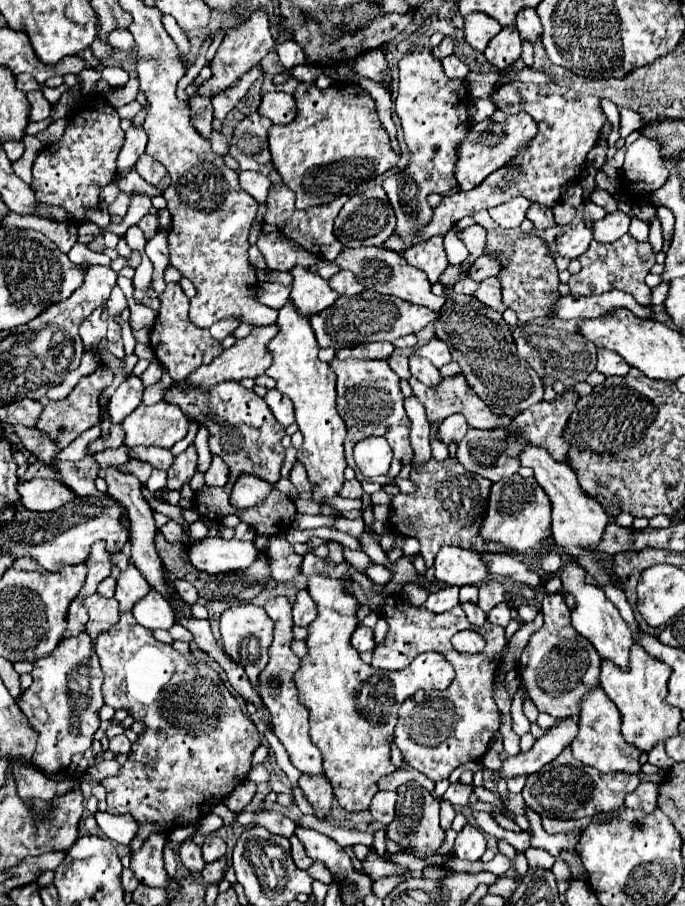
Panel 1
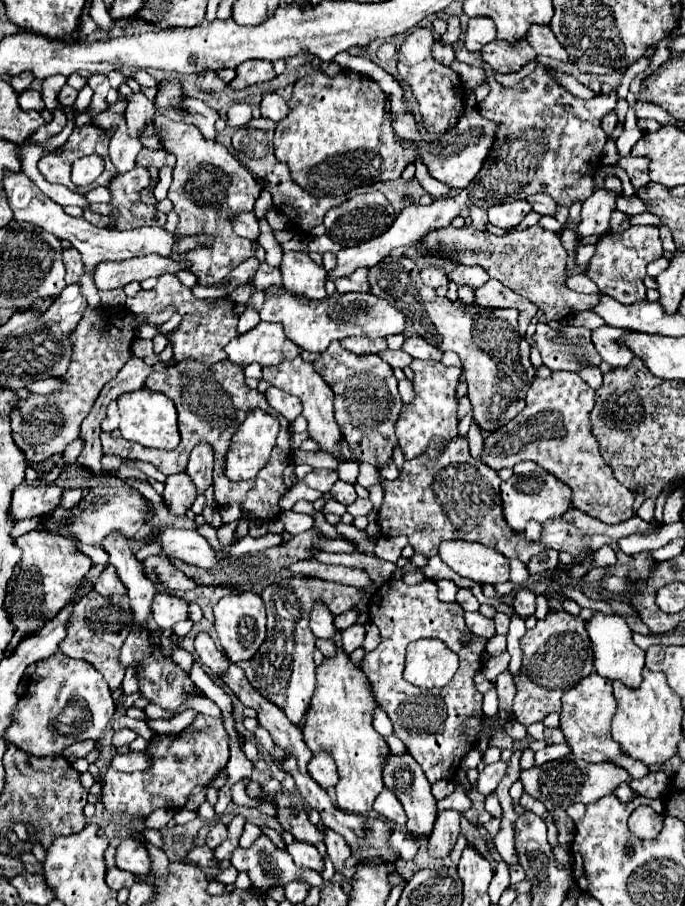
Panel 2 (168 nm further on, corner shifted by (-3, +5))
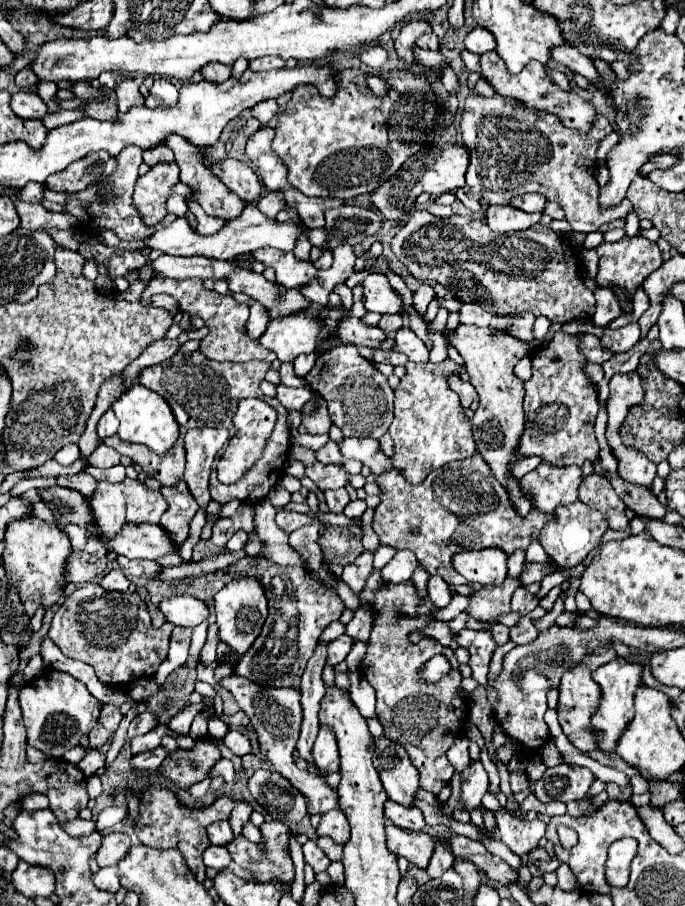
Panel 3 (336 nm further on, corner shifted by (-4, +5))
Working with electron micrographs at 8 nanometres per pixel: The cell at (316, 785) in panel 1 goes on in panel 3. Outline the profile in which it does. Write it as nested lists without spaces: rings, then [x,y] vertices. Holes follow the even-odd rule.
[[[320,727],[320,733],[316,737],[314,749],[312,749],[314,765],[324,771],[324,773],[336,773],[340,765],[338,757],[338,747],[336,747],[336,737],[328,727]]]

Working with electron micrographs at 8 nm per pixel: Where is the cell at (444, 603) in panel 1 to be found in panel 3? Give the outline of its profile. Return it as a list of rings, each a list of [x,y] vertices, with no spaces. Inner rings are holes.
[[[432,575],[430,581],[428,581],[428,595],[432,599],[432,603],[436,607],[446,607],[450,601],[452,601],[452,593],[450,593],[450,587],[444,579],[440,579],[438,575]]]

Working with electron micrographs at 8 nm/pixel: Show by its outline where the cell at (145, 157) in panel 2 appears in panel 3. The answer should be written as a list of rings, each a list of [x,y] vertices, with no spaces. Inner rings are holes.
[[[154,147],[144,151],[144,163],[148,165],[156,165],[156,163],[172,163],[174,161],[174,153],[168,147]]]

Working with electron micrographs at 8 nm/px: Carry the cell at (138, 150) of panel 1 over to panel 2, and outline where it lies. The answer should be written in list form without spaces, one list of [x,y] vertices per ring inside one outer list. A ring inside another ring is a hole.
[[[133,93],[131,97],[127,97],[125,121],[127,121],[131,137],[141,135],[141,129],[145,125],[145,117],[153,117],[153,113],[155,113],[153,101],[147,99],[143,93]]]

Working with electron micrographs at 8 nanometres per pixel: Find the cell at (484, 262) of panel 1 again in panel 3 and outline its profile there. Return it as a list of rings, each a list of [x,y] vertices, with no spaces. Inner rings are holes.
[[[436,283],[436,285],[434,285],[434,291],[436,291],[436,297],[442,299],[442,301],[440,301],[442,307],[446,307],[448,311],[460,311],[462,301],[456,299],[456,295],[452,295],[446,287],[440,287],[440,283]]]

